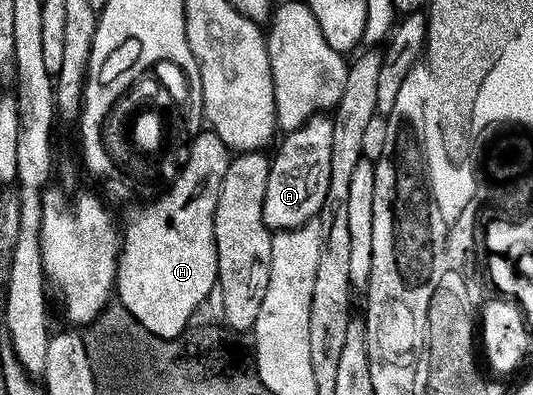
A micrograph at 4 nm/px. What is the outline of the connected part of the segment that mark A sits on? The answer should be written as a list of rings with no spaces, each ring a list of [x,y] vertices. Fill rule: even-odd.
[[[316,114],[297,130],[282,137],[274,159],[270,161],[268,182],[263,202],[264,226],[272,233],[284,232],[310,224],[316,219],[325,202],[327,177],[311,160],[326,162],[333,146],[333,122],[327,114]]]

